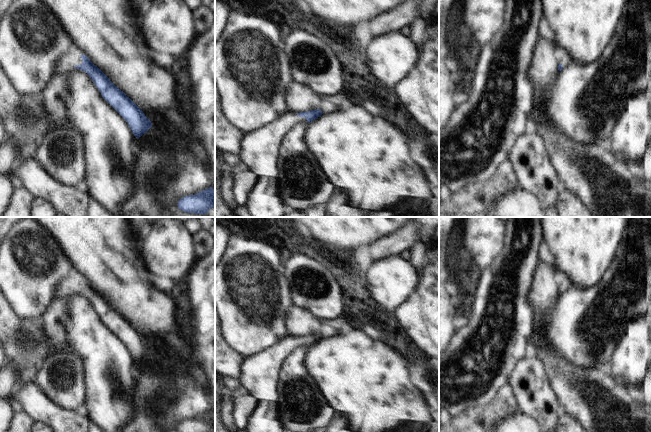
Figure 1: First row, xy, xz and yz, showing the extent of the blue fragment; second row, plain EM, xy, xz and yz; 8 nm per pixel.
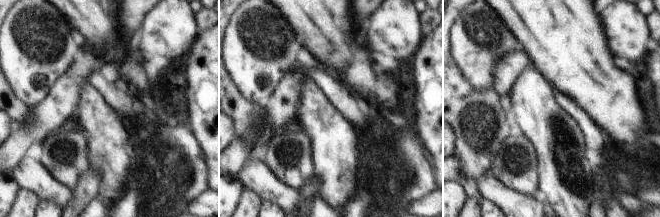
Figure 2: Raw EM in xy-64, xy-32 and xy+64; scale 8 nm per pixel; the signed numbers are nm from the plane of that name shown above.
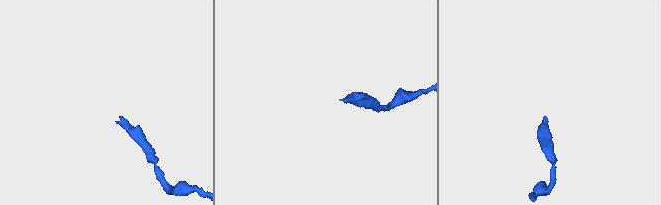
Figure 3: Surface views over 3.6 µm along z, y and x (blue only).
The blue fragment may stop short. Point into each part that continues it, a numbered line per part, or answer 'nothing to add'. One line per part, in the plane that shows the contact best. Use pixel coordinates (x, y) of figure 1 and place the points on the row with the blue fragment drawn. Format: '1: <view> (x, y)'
1: xy (72, 59)

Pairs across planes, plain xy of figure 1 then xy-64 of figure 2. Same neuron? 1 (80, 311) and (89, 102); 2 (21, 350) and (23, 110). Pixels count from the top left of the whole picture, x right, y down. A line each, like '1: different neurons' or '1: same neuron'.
1: same neuron
2: same neuron

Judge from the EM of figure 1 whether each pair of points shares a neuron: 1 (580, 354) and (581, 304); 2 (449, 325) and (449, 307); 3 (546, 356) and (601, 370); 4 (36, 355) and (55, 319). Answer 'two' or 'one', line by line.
1: one
2: one
3: one
4: two

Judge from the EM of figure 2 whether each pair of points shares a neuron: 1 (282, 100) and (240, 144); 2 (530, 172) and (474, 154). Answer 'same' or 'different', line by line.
1: same
2: different

